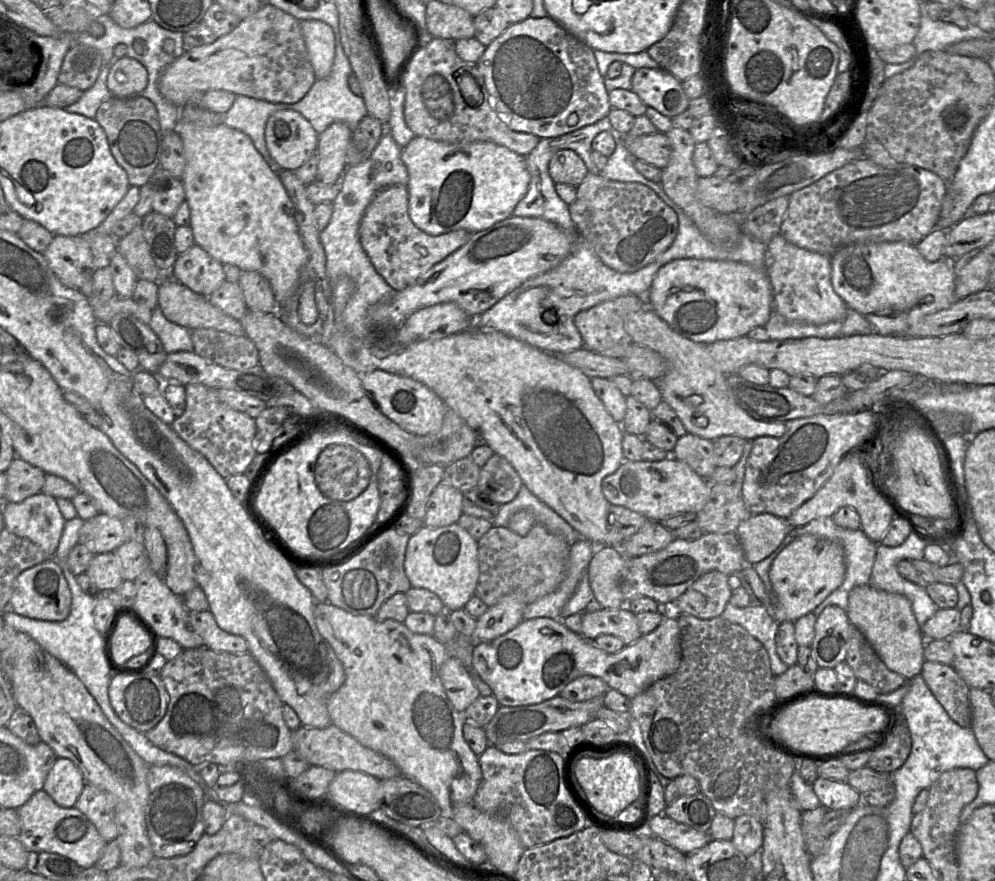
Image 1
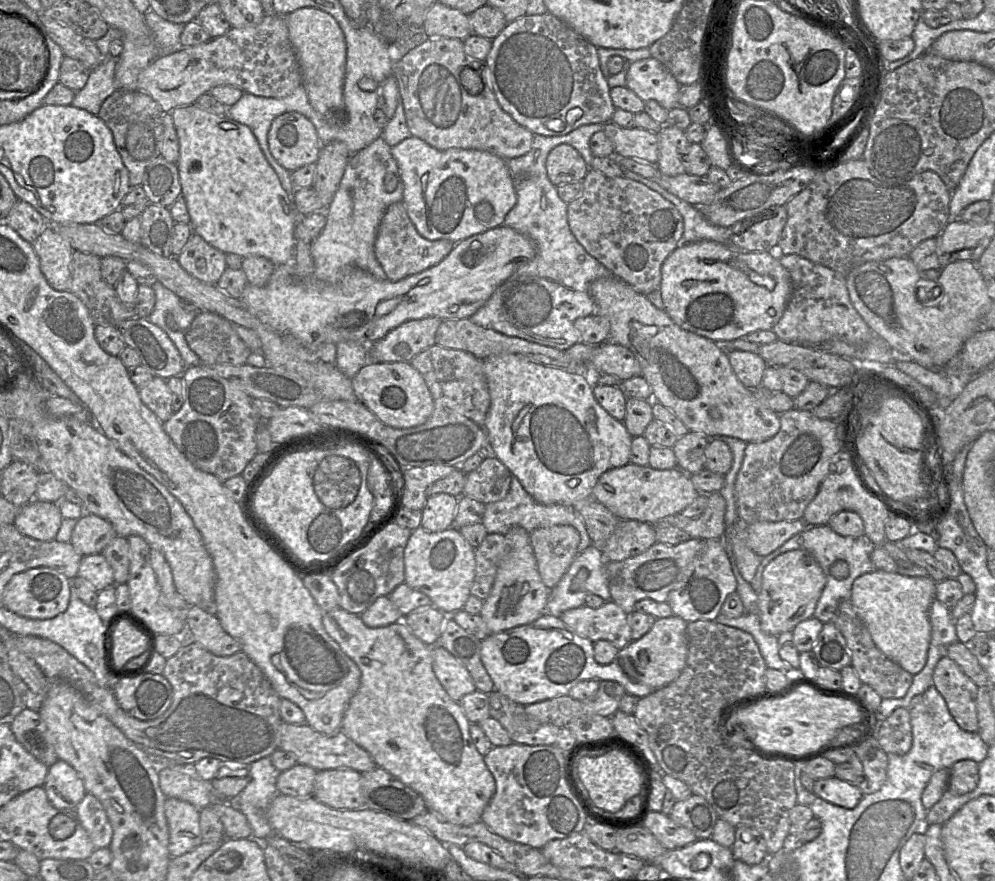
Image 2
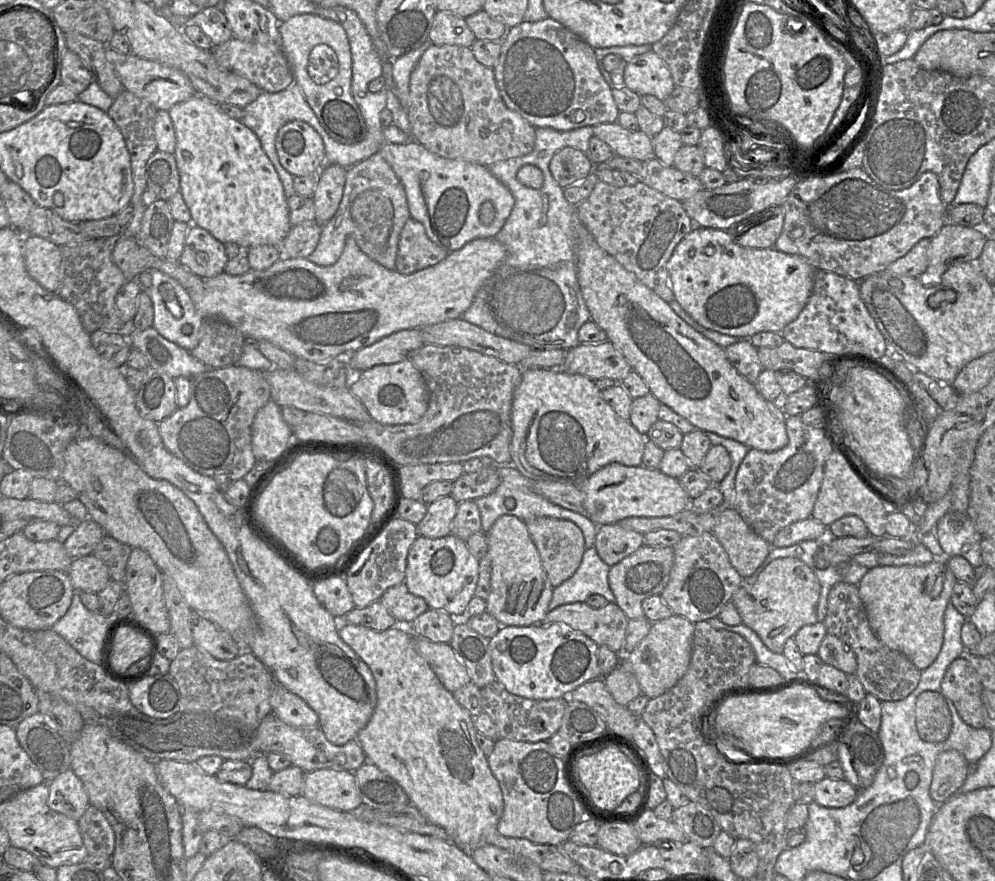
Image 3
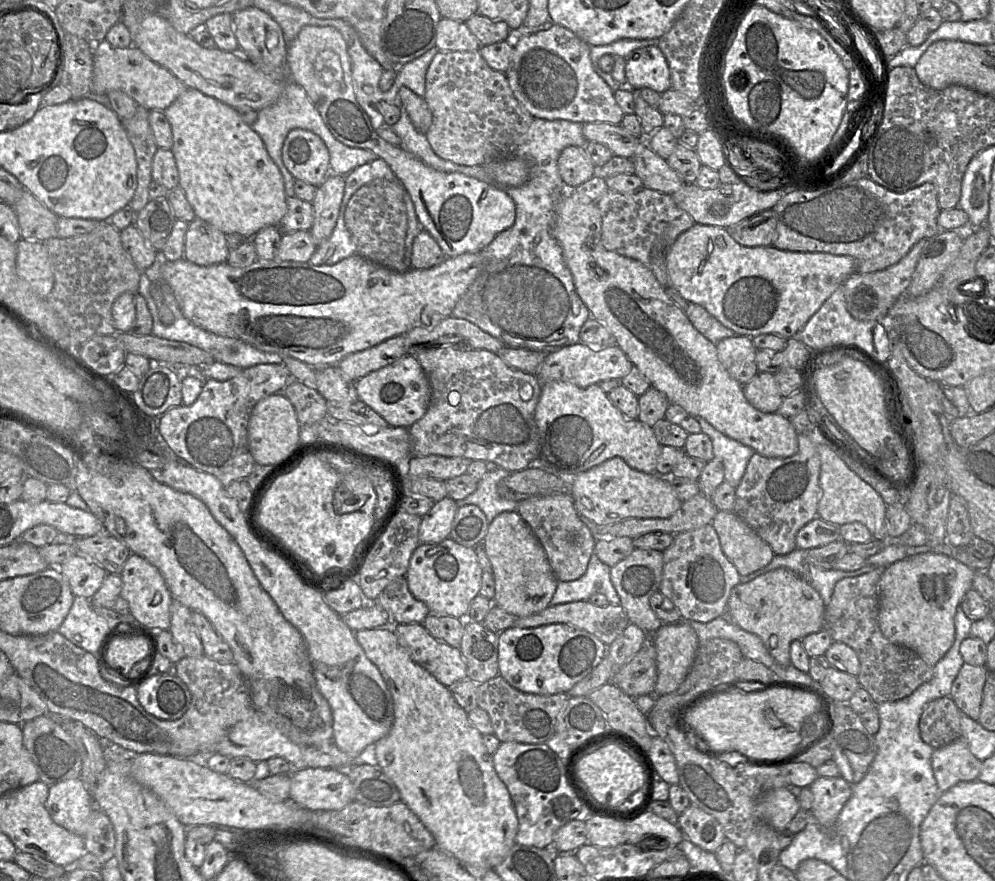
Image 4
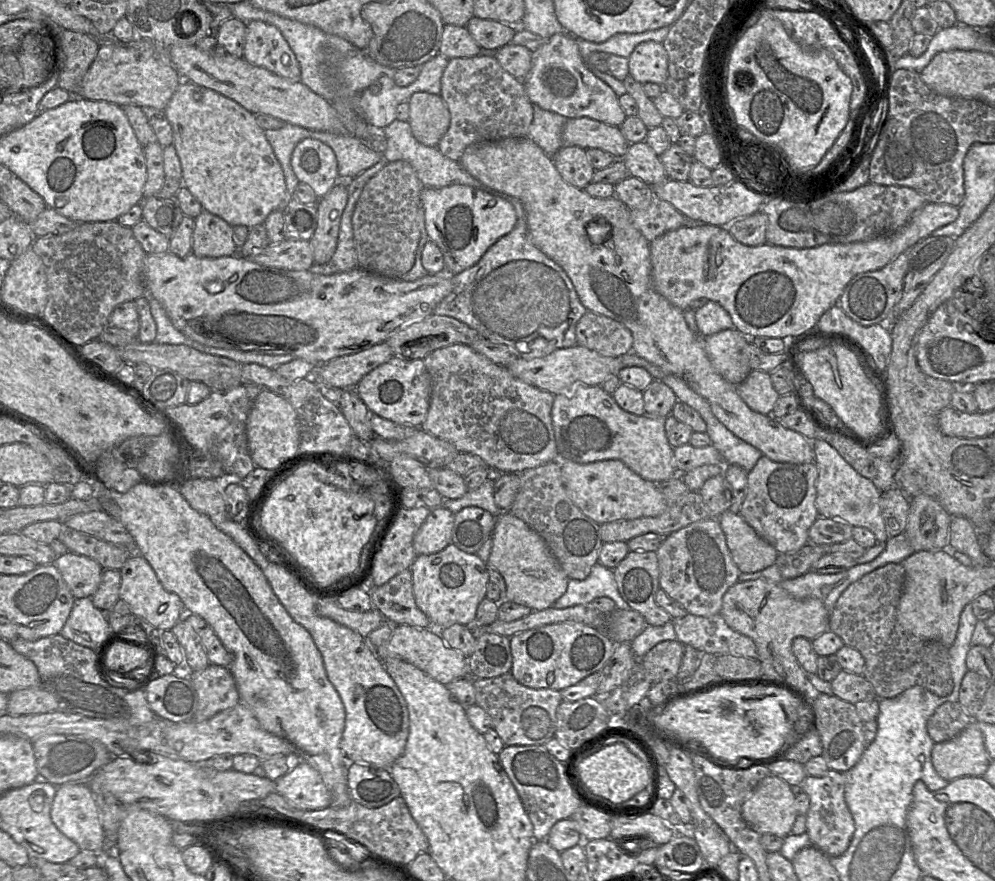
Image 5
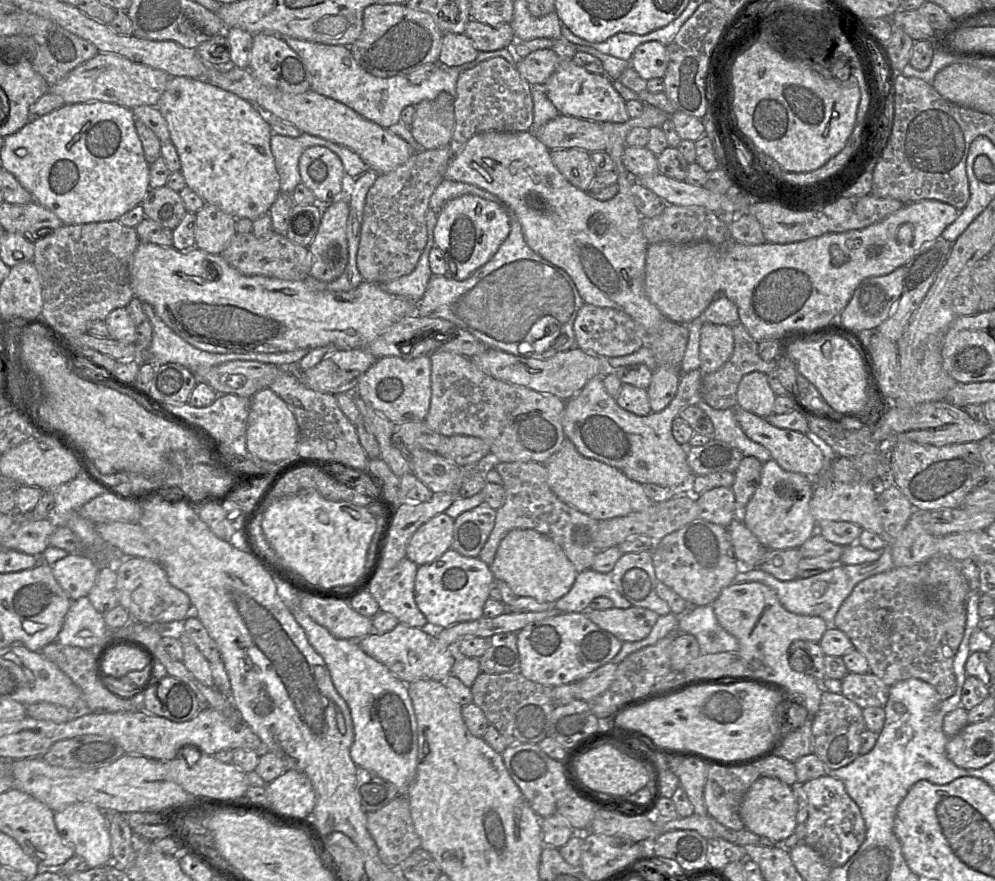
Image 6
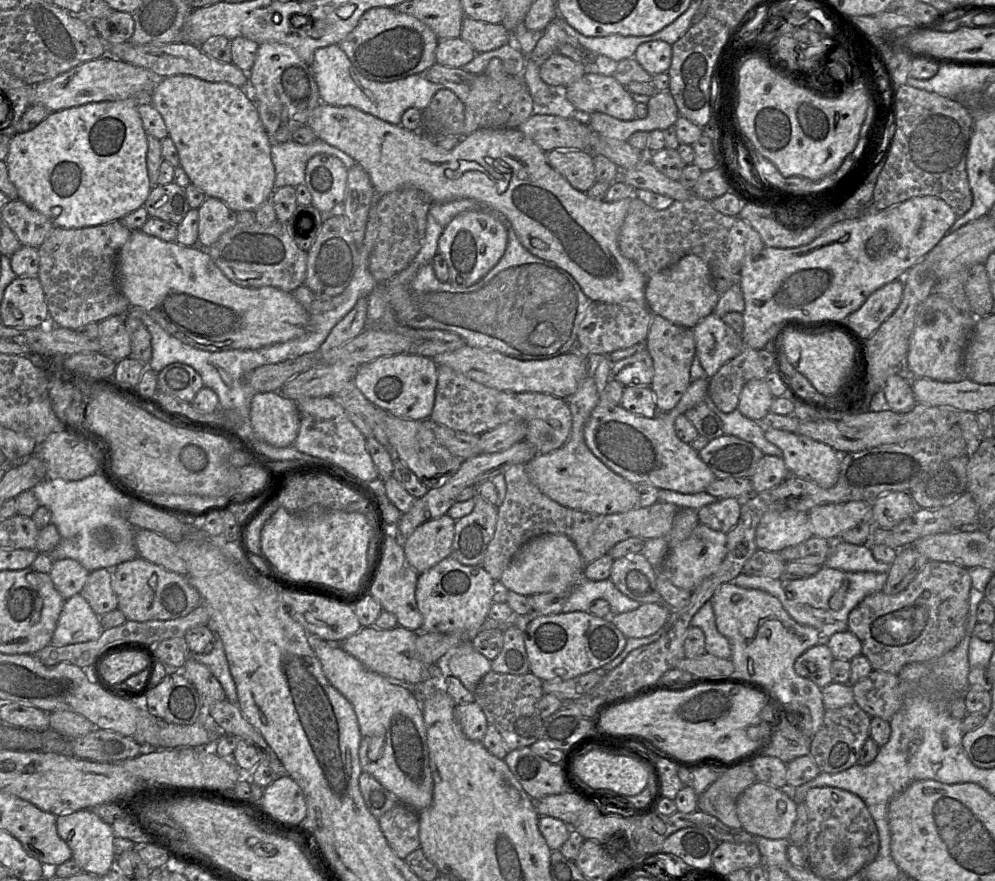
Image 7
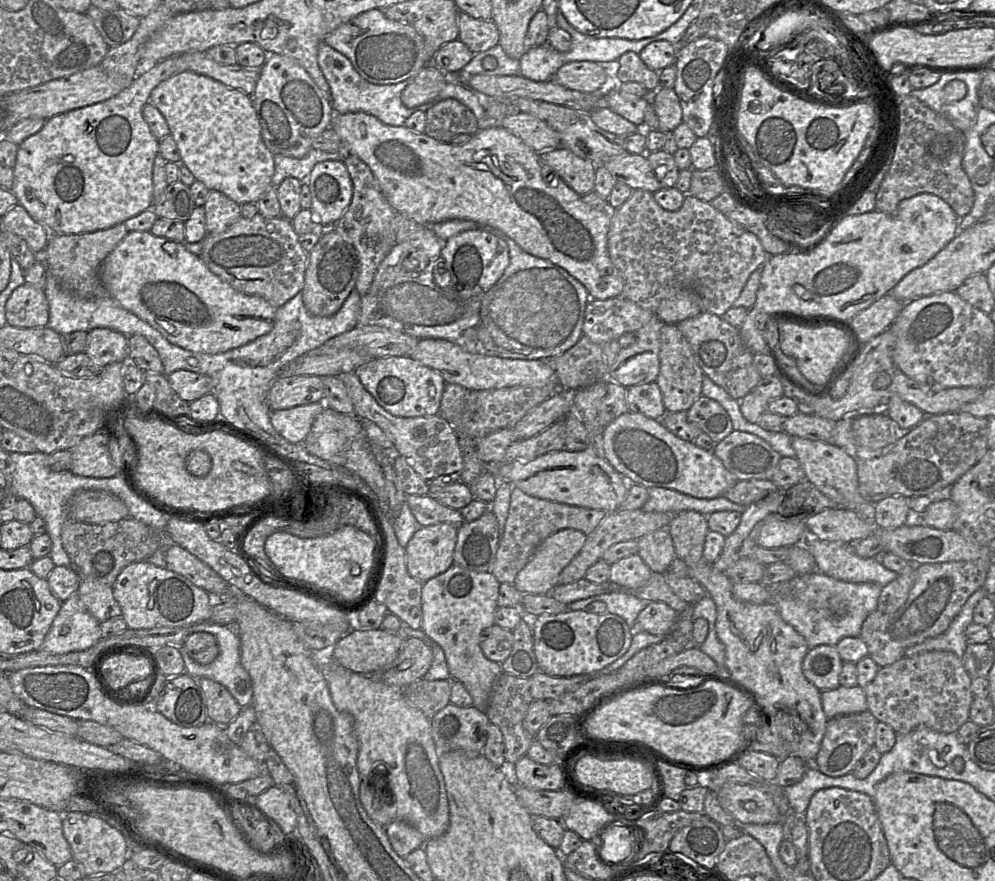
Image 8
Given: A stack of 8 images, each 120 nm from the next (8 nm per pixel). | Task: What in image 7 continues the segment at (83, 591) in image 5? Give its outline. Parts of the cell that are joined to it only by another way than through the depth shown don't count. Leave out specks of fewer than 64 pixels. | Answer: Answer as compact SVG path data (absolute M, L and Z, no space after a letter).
M66 558L55 560L48 574L56 590L67 600L81 592L89 573L76 560Z

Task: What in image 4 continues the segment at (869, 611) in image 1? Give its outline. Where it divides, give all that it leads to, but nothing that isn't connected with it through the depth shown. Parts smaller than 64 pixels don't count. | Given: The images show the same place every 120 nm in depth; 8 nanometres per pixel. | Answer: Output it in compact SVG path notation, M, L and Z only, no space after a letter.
M928 552L908 557L886 566L878 581L878 624L891 642L916 652L926 664L934 667L951 648L955 640L954 617L966 592L973 589L975 570L952 556Z

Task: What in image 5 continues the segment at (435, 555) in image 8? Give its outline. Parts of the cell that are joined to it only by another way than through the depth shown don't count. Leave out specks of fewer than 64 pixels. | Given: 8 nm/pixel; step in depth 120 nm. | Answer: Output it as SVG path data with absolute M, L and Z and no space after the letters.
M439 506L432 509L413 539L416 555L430 555L442 551L452 543L455 514Z

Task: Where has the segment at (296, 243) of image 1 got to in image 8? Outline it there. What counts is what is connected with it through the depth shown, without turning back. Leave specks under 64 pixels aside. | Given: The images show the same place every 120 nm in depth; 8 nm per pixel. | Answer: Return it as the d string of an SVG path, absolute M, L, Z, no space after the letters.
M184 71L155 87L149 102L165 118L170 130L169 135L174 139L180 154L180 164L185 165L195 179L208 190L219 191L237 204L243 205L249 202L257 203L262 194L271 187L274 155L263 142L261 126L249 95L210 77Z

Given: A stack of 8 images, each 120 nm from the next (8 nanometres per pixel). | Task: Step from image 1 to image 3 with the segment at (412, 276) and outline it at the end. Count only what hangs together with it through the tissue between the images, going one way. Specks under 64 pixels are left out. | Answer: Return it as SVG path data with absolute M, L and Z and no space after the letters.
M410 217L404 224L398 244L395 270L412 274L436 265L449 251L430 240L424 225Z

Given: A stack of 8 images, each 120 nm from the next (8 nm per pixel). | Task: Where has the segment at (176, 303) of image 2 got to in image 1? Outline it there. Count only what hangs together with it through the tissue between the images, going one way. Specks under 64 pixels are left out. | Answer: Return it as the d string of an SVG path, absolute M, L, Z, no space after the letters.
M159 307L152 311L149 326L159 337L167 354L193 352L191 330L167 320Z

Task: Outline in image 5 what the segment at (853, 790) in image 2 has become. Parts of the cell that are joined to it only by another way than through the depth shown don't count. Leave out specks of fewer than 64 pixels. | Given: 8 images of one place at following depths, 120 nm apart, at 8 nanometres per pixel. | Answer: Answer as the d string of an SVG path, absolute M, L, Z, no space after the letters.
M829 770L821 777L807 776L801 784L803 792L809 796L810 806L806 814L806 832L811 845L829 857L842 855L852 840L855 823L845 801L845 773Z

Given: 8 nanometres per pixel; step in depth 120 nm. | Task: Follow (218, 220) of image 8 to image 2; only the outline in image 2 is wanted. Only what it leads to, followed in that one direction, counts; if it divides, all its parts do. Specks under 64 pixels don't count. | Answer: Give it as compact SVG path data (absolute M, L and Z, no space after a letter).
M193 233L177 260L194 278L206 284L217 285L227 268L225 256L223 252Z

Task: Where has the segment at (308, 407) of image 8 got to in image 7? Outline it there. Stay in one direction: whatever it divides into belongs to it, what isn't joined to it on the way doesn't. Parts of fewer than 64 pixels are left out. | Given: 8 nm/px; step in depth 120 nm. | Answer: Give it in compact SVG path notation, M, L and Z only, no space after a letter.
M280 391L256 393L251 400L250 424L258 439L275 447L291 446L300 426L296 402L283 396Z

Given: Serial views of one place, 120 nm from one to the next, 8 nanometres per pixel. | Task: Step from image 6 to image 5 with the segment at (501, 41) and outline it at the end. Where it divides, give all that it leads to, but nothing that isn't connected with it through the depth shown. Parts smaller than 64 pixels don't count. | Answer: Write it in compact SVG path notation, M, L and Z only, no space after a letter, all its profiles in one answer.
M472 17L466 28L483 50L498 50L511 43L519 25Z

